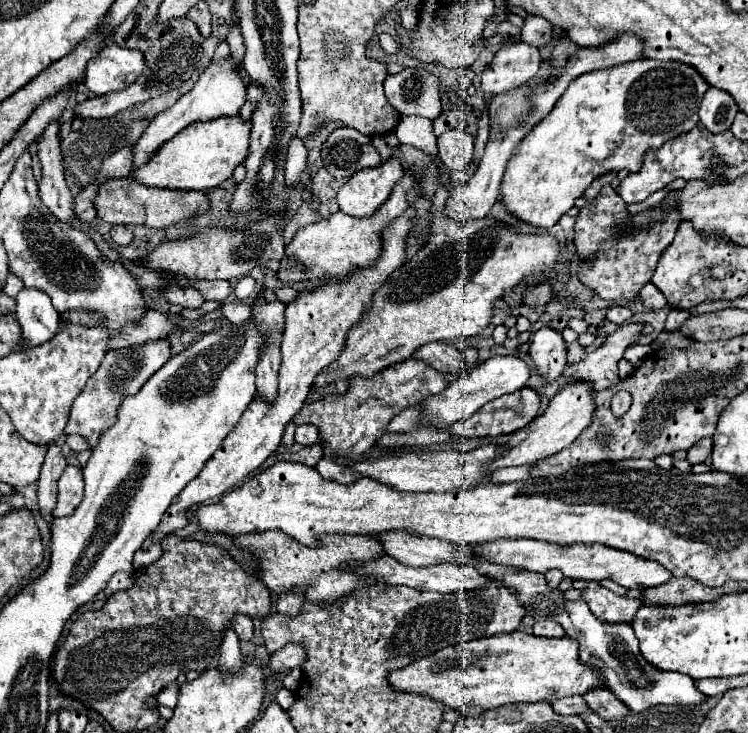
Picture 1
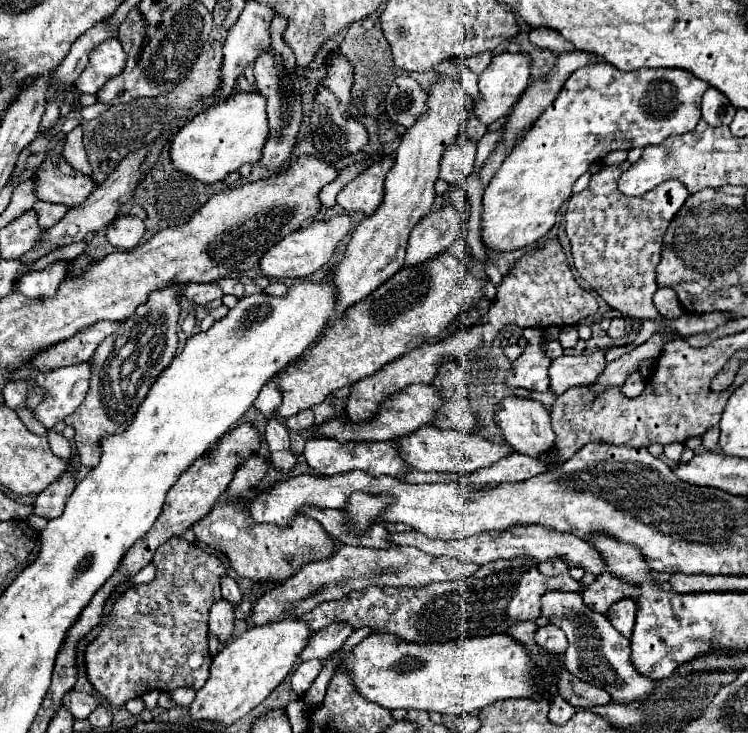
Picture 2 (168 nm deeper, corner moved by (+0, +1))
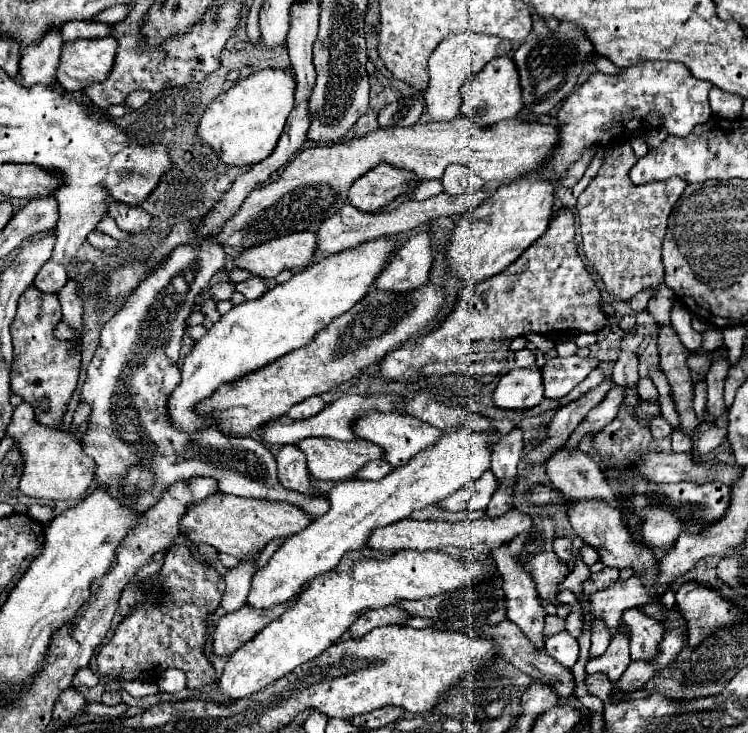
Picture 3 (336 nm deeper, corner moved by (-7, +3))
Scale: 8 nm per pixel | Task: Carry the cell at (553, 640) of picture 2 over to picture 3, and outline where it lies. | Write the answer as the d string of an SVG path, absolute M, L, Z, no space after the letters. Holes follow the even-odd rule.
M567 631L557 633L545 641L547 653L559 661L563 667L571 669L579 659L579 643L575 637L571 637Z

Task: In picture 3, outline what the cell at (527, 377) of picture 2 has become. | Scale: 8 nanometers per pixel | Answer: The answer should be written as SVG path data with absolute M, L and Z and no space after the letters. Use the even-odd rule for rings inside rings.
M537 367L515 369L501 377L493 391L493 405L497 409L523 411L535 407L543 399L541 371Z

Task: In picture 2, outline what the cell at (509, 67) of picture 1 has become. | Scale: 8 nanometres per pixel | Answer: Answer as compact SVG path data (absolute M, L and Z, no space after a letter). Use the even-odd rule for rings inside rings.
M498 53L492 57L490 65L482 71L480 75L480 101L474 101L474 109L472 113L484 123L490 125L496 119L504 117L512 103L520 97L520 93L526 89L528 79L530 79L530 71L532 71L532 57L530 53Z

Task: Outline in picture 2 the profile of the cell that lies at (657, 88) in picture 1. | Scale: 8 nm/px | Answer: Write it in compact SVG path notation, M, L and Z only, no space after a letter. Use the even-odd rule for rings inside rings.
M602 61L602 63L598 63L598 65L590 65L590 67L576 69L576 71L568 77L568 81L564 83L564 87L562 87L558 99L542 113L542 117L536 119L536 123L528 129L528 133L524 135L524 139L512 149L512 153L506 157L506 161L502 163L502 167L498 169L498 173L492 177L490 185L486 187L484 197L482 197L482 205L484 205L484 213L482 213L482 241L484 241L488 247L496 249L496 251L512 251L512 249L526 247L526 245L538 241L540 237L544 237L544 235L554 227L558 209L560 209L562 203L568 201L568 197L572 195L572 185L574 185L574 181L576 181L582 173L586 173L592 163L604 159L604 157L606 157L608 153L612 153L612 151L630 151L630 149L636 149L636 147L656 145L656 143L660 143L662 139L666 139L666 137L670 137L670 135L680 135L680 133L686 133L686 131L694 129L696 123L700 121L700 109L698 109L698 105L700 105L700 99L702 99L702 95L704 95L704 91L706 91L708 87L710 87L710 85L708 85L706 81L702 81L702 79L690 75L690 73L684 71L684 69L676 69L676 67L674 67L674 69L664 69L664 67L648 69L648 67L646 67L646 69L638 69L638 71L628 71L628 73L626 73L626 71L616 69L616 67L610 65L610 63L604 63L604 61Z

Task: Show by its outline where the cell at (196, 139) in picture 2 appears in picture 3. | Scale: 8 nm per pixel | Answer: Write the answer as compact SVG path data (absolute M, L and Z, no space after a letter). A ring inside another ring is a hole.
M261 69L227 89L219 99L215 99L199 125L199 139L211 145L219 159L227 165L255 165L269 157L277 139L283 133L287 115L293 109L295 77L283 69Z

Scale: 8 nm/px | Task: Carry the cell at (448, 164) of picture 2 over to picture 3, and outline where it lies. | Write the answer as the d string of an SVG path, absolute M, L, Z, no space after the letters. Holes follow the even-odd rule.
M449 165L441 177L441 185L443 191L449 195L463 195L479 191L485 185L485 181L473 175L473 171L469 171L469 167L465 165Z

